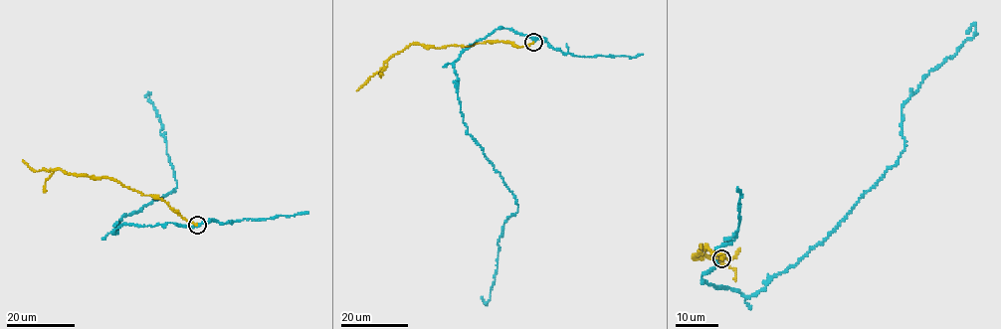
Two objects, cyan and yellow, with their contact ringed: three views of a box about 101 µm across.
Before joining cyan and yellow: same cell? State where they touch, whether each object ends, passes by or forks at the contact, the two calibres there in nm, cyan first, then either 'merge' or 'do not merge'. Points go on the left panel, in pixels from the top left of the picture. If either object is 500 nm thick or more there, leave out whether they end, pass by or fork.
at (197, 225); cyan passes by; yellow ends there; 240 nm thick on the cyan side, 200 nm on the other; merge

